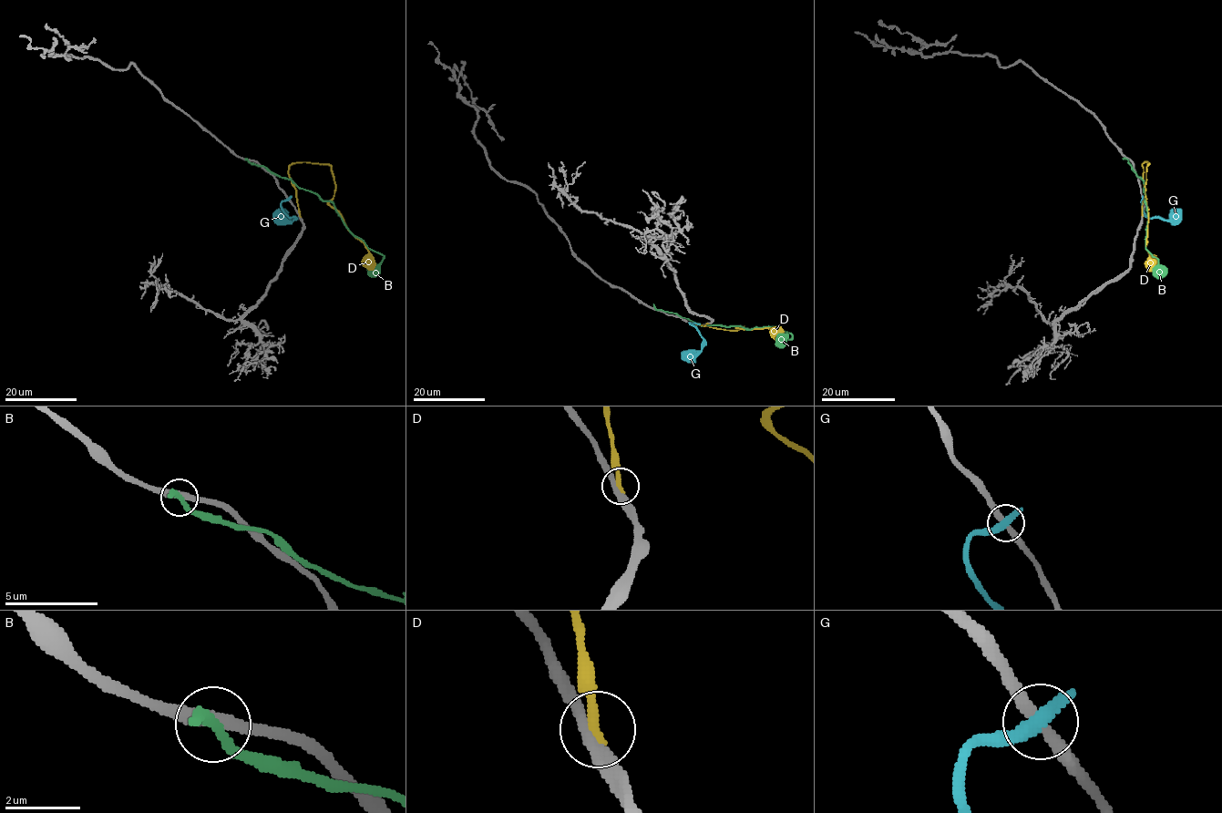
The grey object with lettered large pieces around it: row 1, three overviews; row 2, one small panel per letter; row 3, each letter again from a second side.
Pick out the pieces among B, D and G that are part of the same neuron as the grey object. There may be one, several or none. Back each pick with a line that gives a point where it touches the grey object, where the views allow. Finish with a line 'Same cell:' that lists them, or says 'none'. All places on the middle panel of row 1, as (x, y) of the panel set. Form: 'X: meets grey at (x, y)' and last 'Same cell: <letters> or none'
D: meets grey at (708, 324)
Same cell: D

